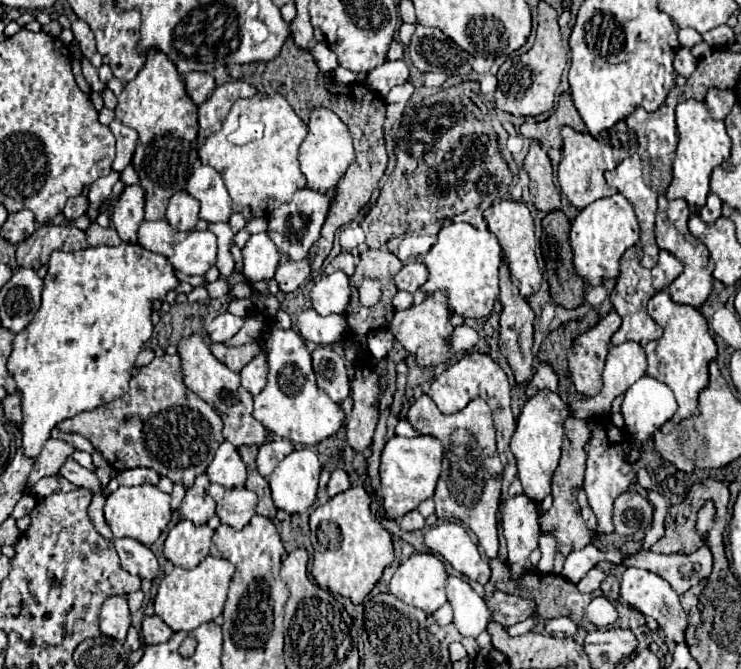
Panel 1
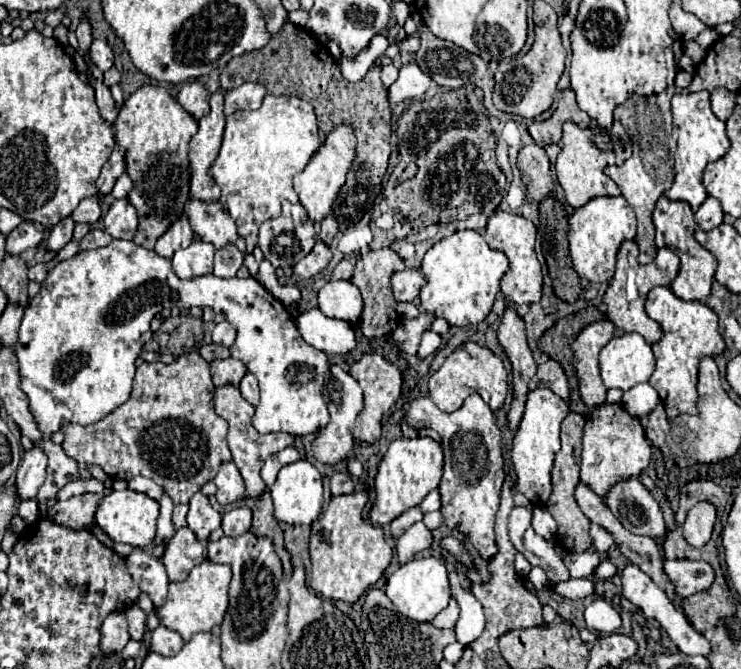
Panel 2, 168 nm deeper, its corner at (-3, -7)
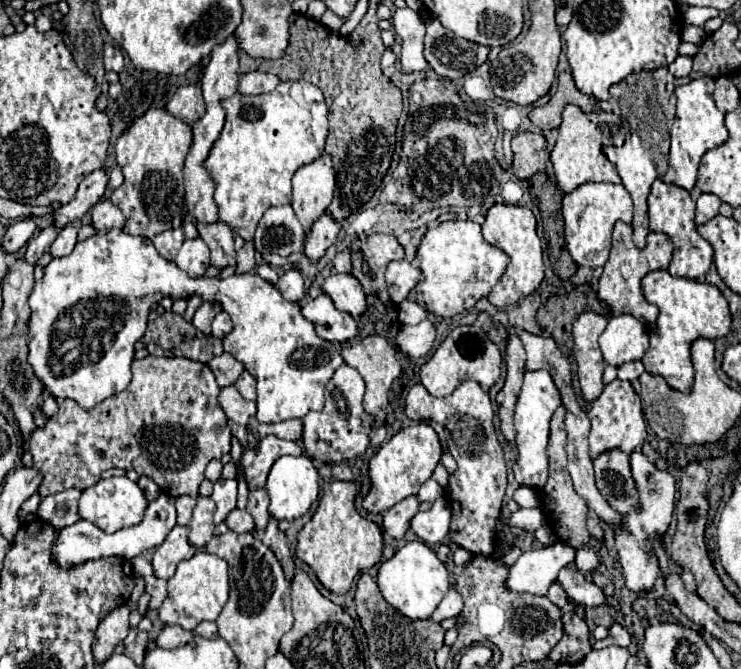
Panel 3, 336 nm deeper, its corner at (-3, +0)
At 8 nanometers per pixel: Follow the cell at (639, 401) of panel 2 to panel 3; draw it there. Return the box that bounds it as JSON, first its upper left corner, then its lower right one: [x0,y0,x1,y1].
[617,362,645,382]

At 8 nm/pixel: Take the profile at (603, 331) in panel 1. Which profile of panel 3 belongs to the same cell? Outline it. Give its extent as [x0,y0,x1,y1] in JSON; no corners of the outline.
[573,312,607,402]

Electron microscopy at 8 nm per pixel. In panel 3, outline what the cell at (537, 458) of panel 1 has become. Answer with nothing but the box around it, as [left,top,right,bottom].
[513,370,563,490]

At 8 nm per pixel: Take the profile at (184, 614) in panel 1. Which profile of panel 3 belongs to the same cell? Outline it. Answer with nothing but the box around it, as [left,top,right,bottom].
[159,550,229,630]

